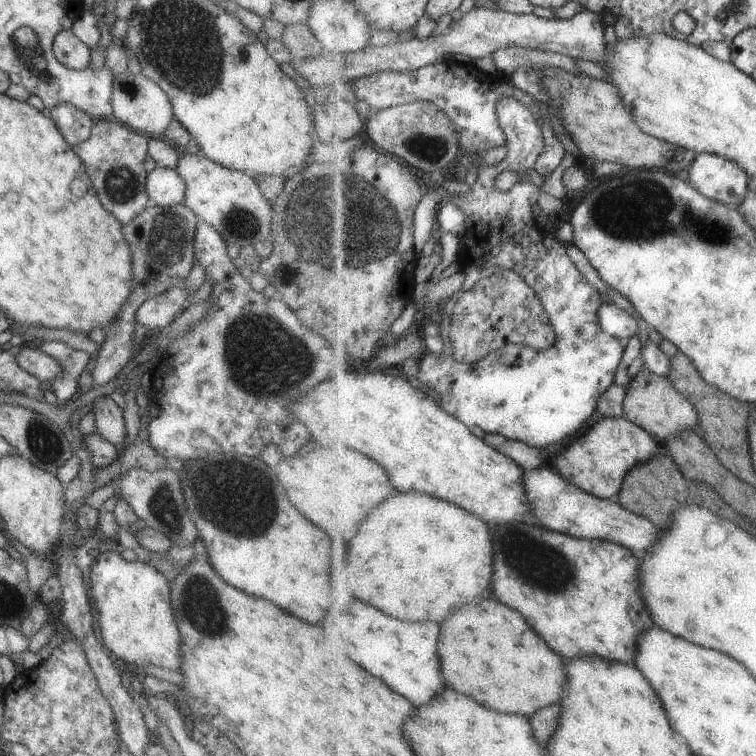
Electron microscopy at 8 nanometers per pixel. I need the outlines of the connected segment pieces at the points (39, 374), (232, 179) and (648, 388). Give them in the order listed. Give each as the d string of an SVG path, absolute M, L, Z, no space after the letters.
M29 342L19 346L20 350L15 356L18 366L35 376L39 381L50 383L60 374L62 368L55 358L46 354L38 347L31 346Z
M186 153L180 156L175 169L185 182L183 203L197 216L198 220L213 226L228 245L252 246L269 236L272 224L272 205L264 199L262 191L250 174L223 167L202 153L198 155Z
M647 367L628 386L625 417L654 433L654 436L659 436L664 442L677 432L701 428L699 412L694 402L680 392L668 377L657 375Z

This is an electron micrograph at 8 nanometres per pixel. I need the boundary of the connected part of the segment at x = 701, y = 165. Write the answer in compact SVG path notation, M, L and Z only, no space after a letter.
M700 153L690 168L690 182L706 196L739 206L750 191L751 174L737 161L714 153Z

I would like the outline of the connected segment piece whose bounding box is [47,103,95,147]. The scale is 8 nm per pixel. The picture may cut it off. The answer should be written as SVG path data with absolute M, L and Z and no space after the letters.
M58 103L47 114L71 147L86 140L95 123L87 112L70 103Z

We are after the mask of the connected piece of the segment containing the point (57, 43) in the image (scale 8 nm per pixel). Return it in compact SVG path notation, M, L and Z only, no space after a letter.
M70 29L61 30L52 40L53 53L66 68L84 71L89 67L92 48L80 41Z

